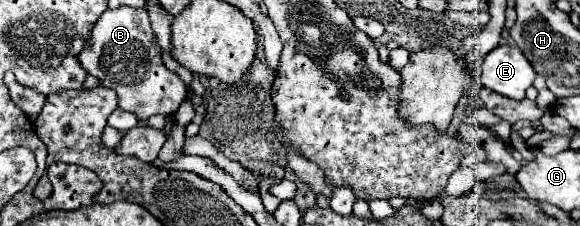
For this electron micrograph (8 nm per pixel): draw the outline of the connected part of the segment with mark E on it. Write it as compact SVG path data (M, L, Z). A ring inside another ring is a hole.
M499 44L485 56L479 84L511 100L523 100L525 90L533 84L535 70L513 44Z

